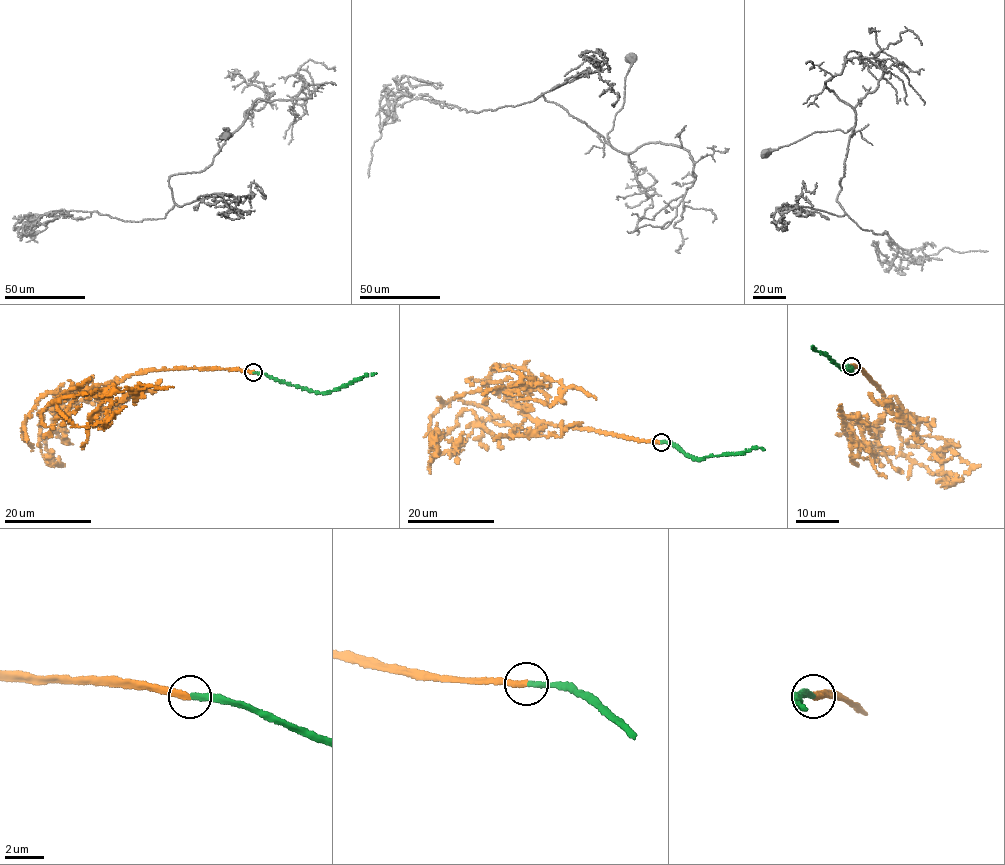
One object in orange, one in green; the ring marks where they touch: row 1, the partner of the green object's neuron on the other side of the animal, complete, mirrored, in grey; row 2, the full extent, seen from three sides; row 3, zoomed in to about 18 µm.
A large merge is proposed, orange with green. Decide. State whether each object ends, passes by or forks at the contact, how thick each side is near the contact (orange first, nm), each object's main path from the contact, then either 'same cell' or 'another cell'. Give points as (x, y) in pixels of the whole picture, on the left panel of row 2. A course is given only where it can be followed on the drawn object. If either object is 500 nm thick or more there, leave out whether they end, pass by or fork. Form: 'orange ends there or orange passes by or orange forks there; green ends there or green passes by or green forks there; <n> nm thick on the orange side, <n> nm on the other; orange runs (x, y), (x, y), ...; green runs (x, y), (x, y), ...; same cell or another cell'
orange ends there; green ends there; 320 nm thick on the orange side, 300 nm on the other; orange runs (253, 372), (151, 371), (59, 394), (51, 402), (110, 385), (124, 391), (145, 384), (173, 387); green runs (254, 372), (265, 373), (317, 393), (337, 390), (356, 379), (376, 374); same cell

